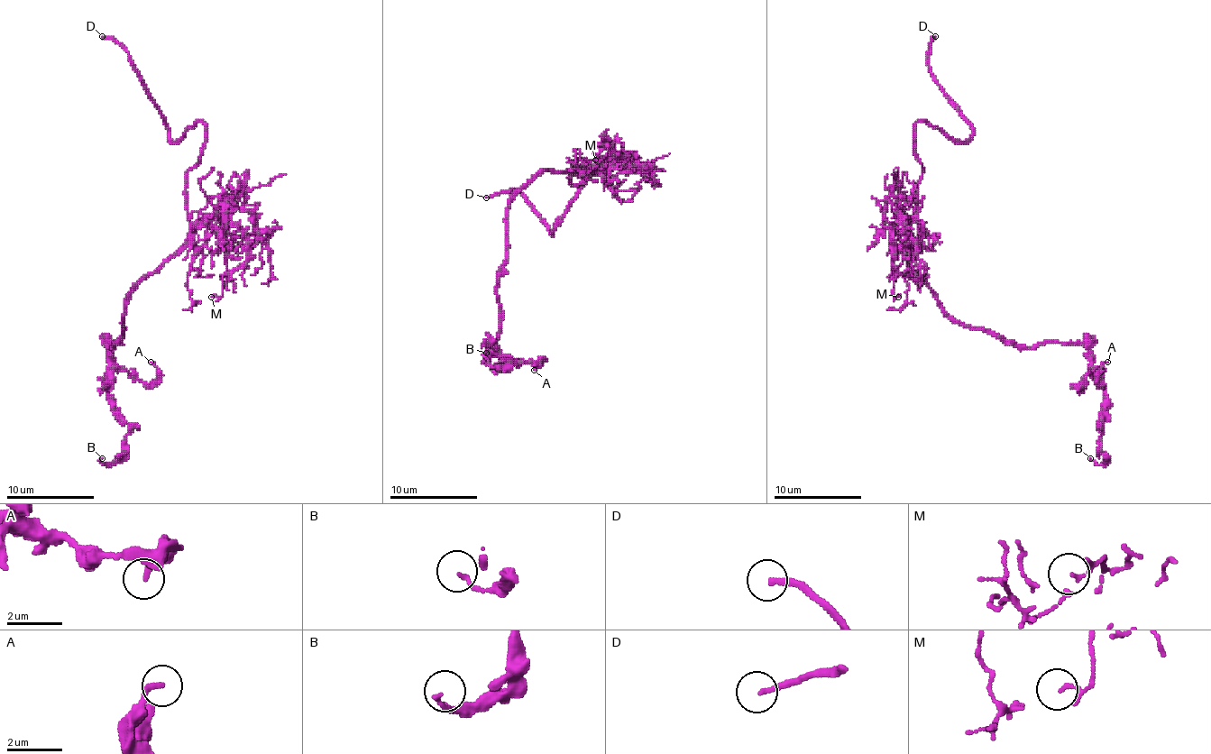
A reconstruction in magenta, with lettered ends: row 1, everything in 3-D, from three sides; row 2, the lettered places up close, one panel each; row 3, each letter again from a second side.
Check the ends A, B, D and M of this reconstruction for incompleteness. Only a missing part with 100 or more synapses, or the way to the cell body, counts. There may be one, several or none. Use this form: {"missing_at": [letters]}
{"missing_at": ["D"]}

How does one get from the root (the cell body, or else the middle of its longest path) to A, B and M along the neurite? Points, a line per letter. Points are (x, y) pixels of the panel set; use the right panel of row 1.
A: (911, 268), (964, 325), (1027, 346), (1077, 343), (1088, 351), (1099, 384), (1099, 369), (1107, 362)
B: (911, 268), (964, 325), (1027, 346), (1077, 343), (1088, 351), (1090, 373), (1104, 386), (1104, 463), (1090, 458)
M: (911, 268), (909, 234), (904, 229), (904, 216), (900, 214), (889, 229), (895, 268), (894, 294), (898, 297)

